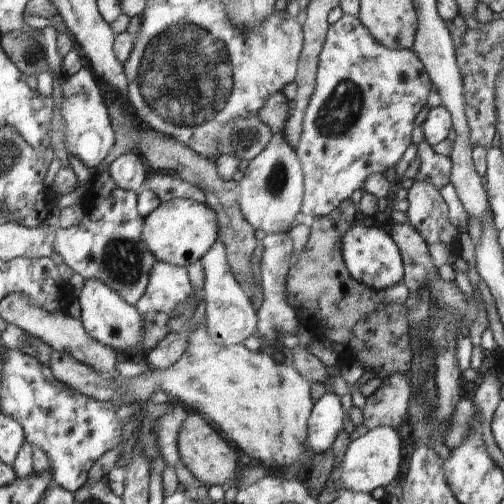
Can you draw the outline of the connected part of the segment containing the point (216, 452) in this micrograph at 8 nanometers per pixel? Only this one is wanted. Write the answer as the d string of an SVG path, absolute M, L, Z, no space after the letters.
M189 412L186 420L182 423L182 428L179 430L177 449L184 466L200 483L207 487L223 486L225 489L235 485L240 471L236 465L236 452L230 446L229 441L204 420L204 416Z

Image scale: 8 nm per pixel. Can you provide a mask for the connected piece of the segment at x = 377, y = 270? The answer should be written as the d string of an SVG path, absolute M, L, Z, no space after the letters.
M352 225L342 239L342 256L350 276L360 284L383 292L403 280L403 260L400 249L389 233L372 225Z

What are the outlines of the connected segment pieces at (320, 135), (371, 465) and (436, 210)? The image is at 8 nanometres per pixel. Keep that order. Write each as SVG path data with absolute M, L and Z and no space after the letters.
M343 14L331 24L319 54L314 92L303 116L300 141L294 146L303 172L301 212L313 217L329 215L341 202L350 199L355 190L360 190L368 176L394 168L412 143L414 120L427 105L432 85L425 66L412 49L383 47L355 16Z
M380 425L370 429L364 436L351 440L339 470L332 474L344 489L364 494L371 493L375 488L386 488L392 480L396 480L402 464L402 444L396 428Z
M425 180L414 181L406 190L409 202L407 222L410 223L427 245L440 242L440 231L448 221L448 207L440 190Z

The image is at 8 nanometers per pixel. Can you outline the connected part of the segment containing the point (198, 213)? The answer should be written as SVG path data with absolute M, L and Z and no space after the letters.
M175 198L160 203L158 208L144 219L141 236L148 245L149 251L157 261L176 266L187 268L193 262L200 261L219 235L216 213L205 202Z

